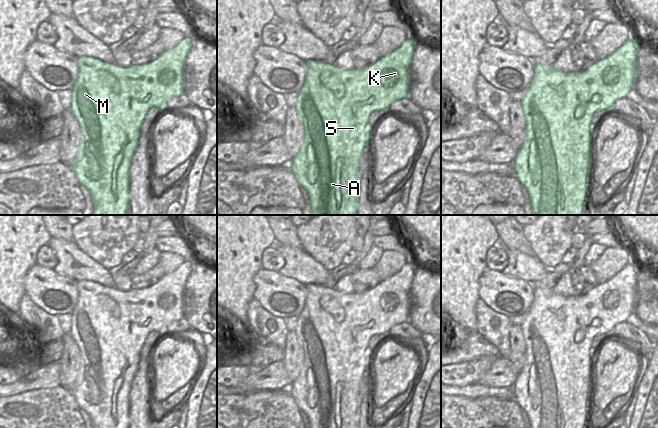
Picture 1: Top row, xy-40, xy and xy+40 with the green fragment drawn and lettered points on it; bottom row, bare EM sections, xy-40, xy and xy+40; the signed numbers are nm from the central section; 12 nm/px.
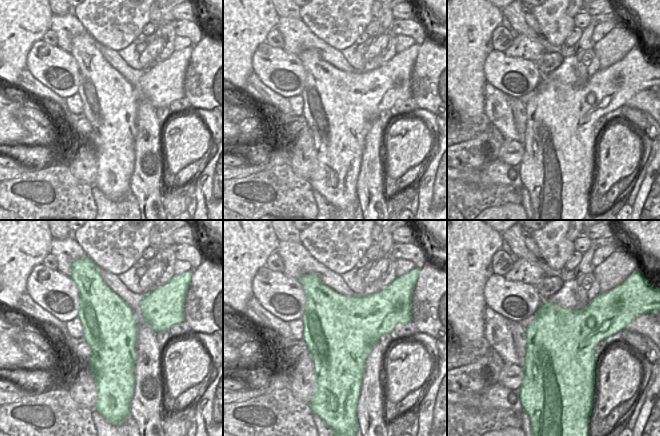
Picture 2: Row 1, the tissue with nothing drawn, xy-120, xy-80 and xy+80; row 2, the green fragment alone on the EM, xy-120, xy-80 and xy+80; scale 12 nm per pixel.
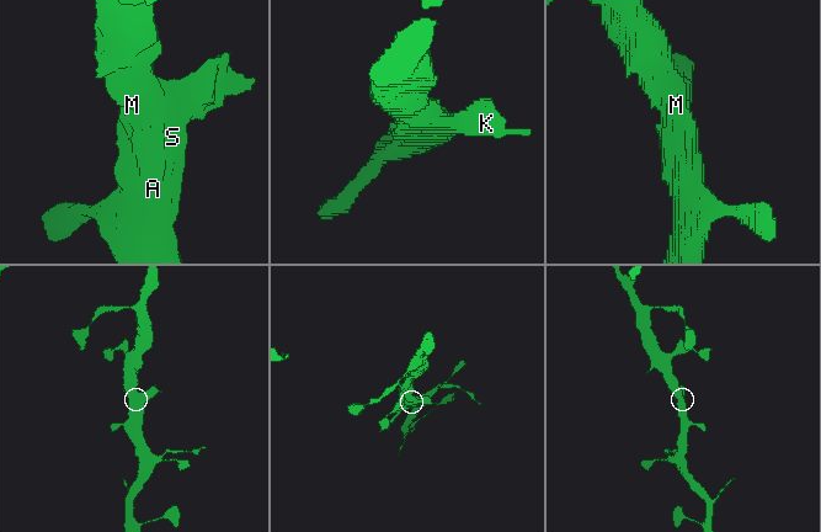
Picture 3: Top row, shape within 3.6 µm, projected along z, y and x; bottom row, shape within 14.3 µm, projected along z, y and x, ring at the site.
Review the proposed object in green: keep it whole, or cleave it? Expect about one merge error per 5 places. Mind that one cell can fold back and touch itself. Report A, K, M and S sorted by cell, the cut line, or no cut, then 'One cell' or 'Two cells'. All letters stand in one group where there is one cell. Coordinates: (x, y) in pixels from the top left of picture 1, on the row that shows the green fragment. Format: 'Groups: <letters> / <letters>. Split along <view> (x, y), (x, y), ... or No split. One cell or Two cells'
Groups: A K M S. No split. One cell

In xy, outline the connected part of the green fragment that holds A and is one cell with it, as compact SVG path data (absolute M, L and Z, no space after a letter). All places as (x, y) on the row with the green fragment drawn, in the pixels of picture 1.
M413 37L406 39L399 48L393 52L381 57L375 63L366 66L362 69L341 69L334 64L329 64L325 61L307 60L305 81L298 92L295 109L304 126L304 141L298 153L289 161L289 169L294 174L301 188L304 188L309 195L310 215L357 215L358 199L360 197L360 159L362 151L370 143L372 128L369 124L369 116L375 110L382 110L385 114L388 113L390 105L402 98L409 97L410 89L410 65L413 59L413 53L416 48L417 40Z

